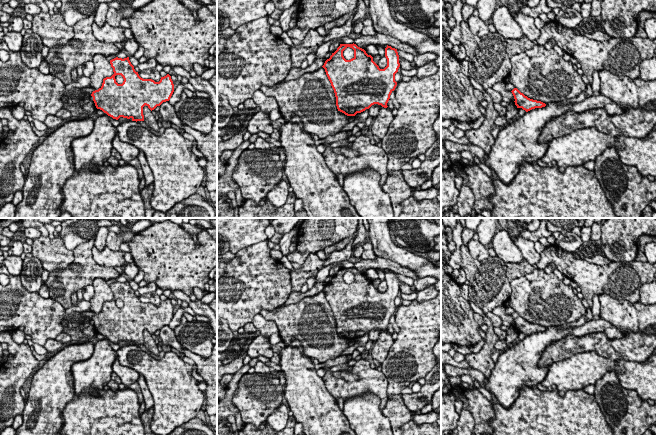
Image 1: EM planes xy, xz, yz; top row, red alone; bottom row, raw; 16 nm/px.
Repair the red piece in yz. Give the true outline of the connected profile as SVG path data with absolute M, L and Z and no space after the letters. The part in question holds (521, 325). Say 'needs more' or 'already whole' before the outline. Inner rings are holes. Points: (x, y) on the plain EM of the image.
already whole; M514 312L511 316L514 320L514 326L517 332L522 332L526 336L535 332L542 332L546 330L546 328L541 325L528 322L523 317L521 317L517 312Z

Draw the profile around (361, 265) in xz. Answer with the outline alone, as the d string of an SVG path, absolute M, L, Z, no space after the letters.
M377 257L375 260L358 259L354 263L354 268L356 268L358 271L362 273L365 273L368 269L380 269L380 270L388 269L391 270L392 272L401 274L406 277L410 277L414 280L419 279L418 276L410 269L402 267L391 260L384 259L381 257Z

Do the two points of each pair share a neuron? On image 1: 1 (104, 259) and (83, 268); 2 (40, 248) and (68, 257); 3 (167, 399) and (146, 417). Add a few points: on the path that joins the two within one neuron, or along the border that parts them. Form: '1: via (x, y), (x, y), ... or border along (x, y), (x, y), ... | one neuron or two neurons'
1: border along (93, 245), (92, 258), (101, 265), (113, 267) | two neurons
2: via (47, 250), (55, 257), (61, 257) | one neuron
3: border along (153, 407), (153, 417), (149, 424) | two neurons

